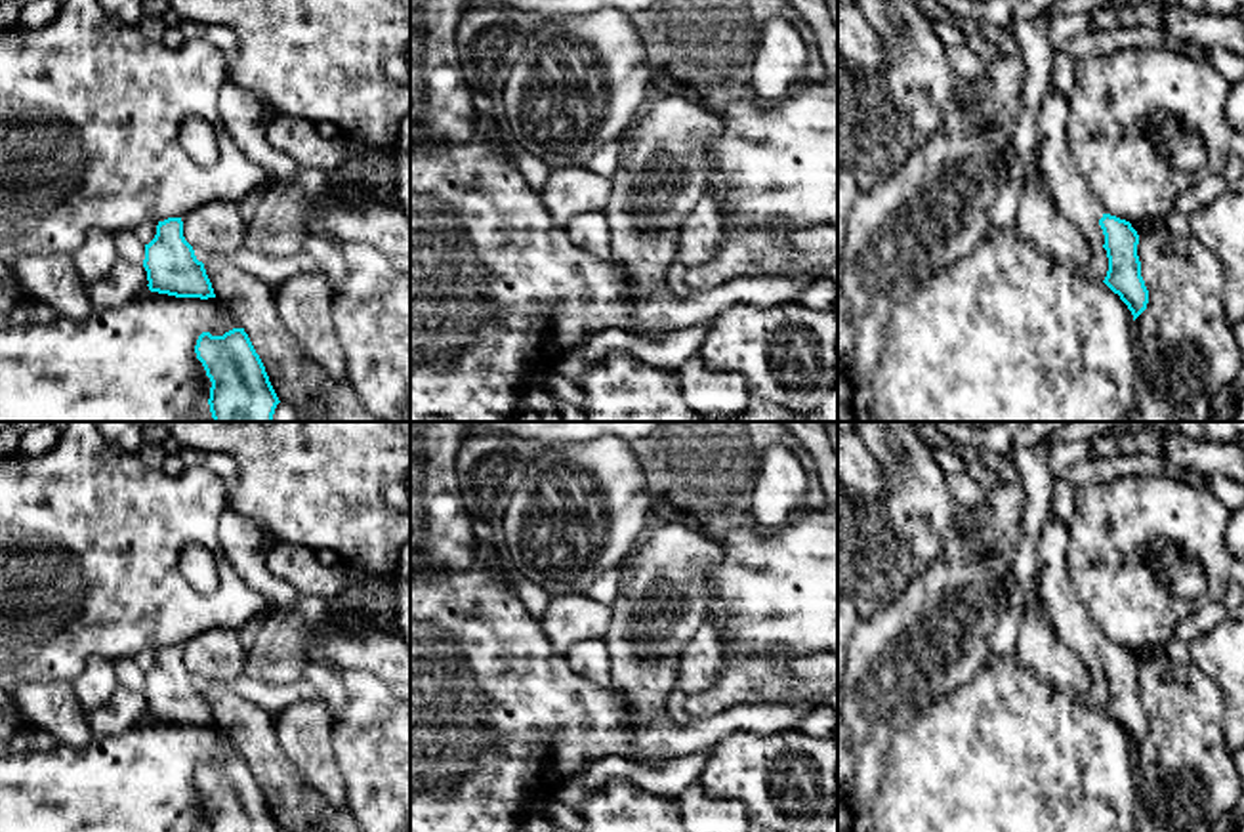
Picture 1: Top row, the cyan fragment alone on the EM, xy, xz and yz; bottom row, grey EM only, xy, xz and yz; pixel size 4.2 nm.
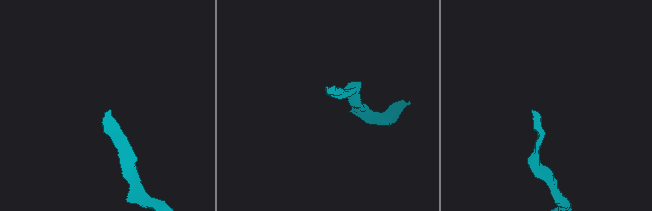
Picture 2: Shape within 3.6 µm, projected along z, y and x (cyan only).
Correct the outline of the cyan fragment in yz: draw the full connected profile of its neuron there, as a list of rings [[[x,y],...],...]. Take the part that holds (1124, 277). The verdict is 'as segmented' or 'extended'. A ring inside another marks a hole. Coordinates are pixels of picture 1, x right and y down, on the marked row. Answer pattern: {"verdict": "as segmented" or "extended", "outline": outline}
{"verdict": "extended", "outline": [[[1047,88],[1036,120],[1038,170],[1057,212],[1076,225],[1093,248],[1105,248],[1105,284],[1120,296],[1133,321],[1147,309],[1149,290],[1137,256],[1139,235],[1130,221],[1107,214],[1093,198],[1068,151],[1068,95]]]}

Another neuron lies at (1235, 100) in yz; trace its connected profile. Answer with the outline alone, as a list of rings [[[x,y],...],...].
[[[1244,78],[1236,84],[1231,84],[1227,95],[1227,118],[1234,132],[1244,134]]]

